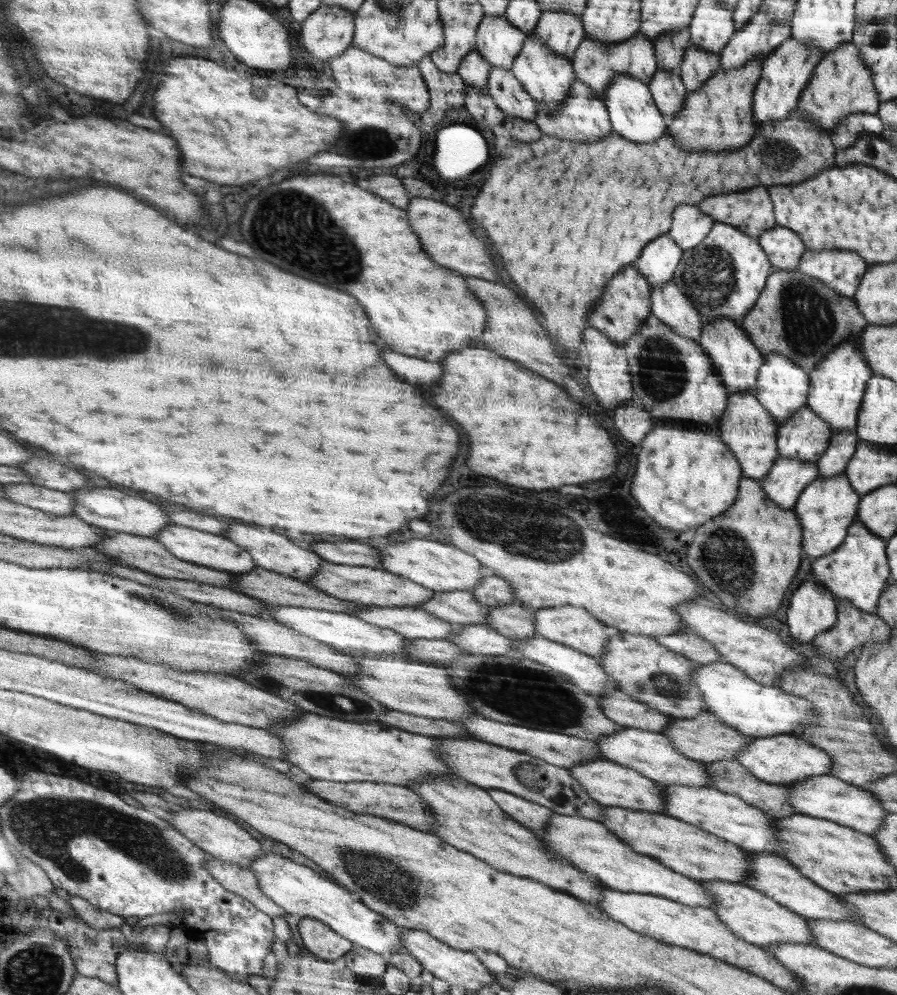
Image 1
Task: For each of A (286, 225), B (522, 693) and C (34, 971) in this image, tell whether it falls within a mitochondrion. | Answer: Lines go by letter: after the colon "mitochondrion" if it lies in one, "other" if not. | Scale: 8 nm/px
A: mitochondrion
B: mitochondrion
C: mitochondrion

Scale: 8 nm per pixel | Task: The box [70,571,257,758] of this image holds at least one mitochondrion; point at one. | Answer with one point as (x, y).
(178, 612)

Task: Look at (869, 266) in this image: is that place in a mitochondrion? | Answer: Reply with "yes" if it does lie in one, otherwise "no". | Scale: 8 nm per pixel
no

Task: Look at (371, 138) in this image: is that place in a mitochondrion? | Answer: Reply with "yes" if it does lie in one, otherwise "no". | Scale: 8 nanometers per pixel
yes

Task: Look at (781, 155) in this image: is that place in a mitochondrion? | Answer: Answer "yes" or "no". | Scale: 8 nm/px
yes

